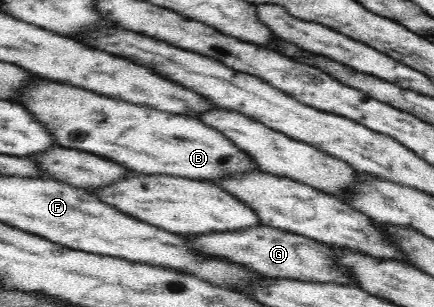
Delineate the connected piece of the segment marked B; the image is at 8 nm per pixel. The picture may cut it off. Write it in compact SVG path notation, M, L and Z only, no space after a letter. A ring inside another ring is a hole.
M44 80L26 94L26 106L50 132L56 134L64 148L76 148L116 160L140 174L216 183L222 178L236 178L261 170L248 153L200 119L170 116Z

